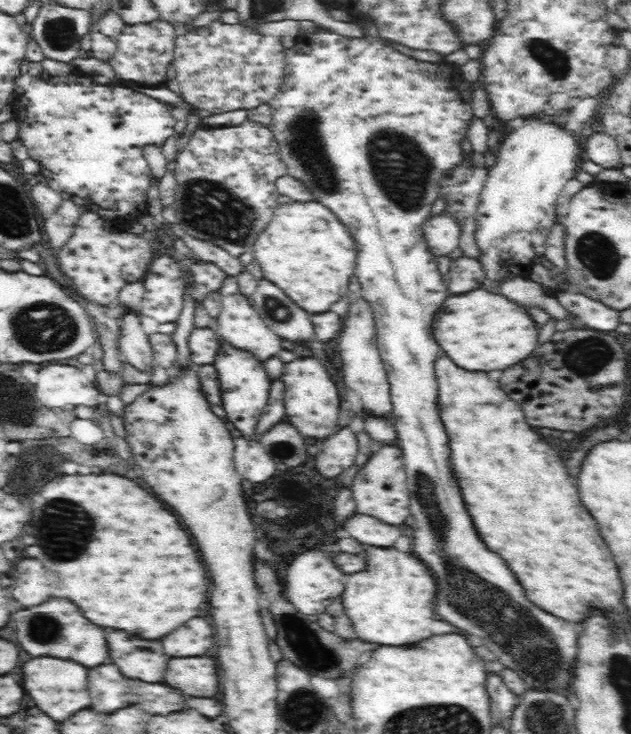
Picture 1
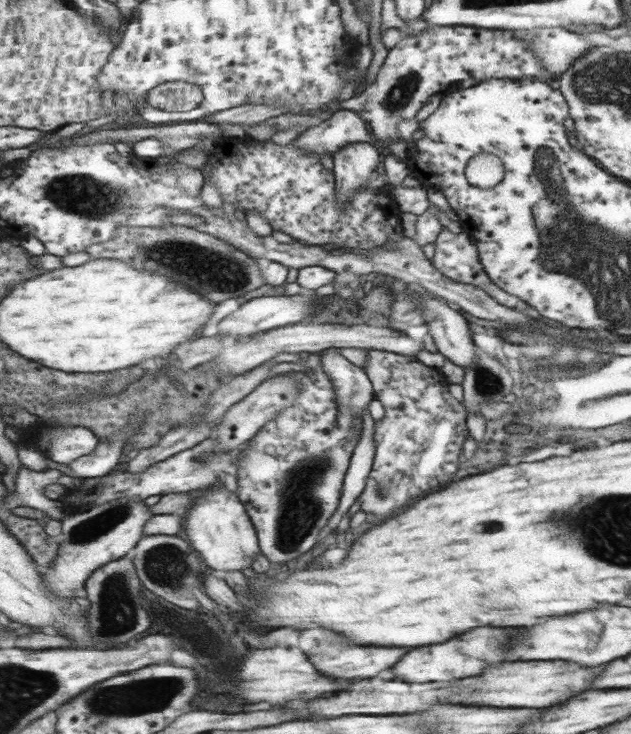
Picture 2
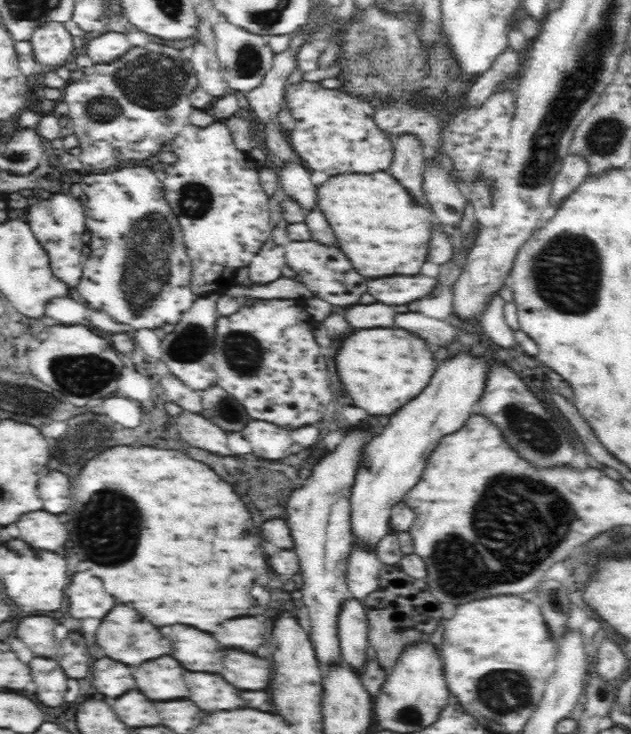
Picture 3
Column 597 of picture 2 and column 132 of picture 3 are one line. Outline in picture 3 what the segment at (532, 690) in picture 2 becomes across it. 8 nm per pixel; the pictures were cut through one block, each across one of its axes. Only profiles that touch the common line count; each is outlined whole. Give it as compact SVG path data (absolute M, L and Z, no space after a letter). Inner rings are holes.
M172 656L148 660L132 668L132 674L138 682L138 690L142 690L150 700L188 698L188 686L184 682L186 672Z

